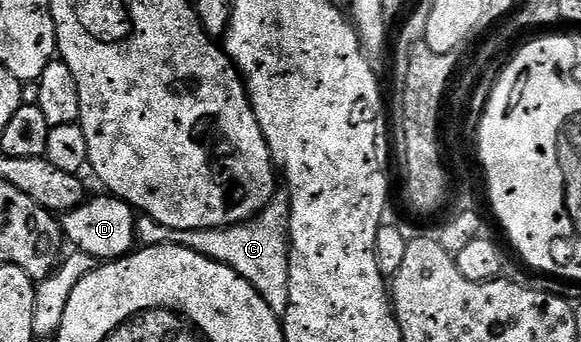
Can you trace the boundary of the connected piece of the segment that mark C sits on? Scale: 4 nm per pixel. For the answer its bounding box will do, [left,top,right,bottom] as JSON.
[136,197,289,317]

